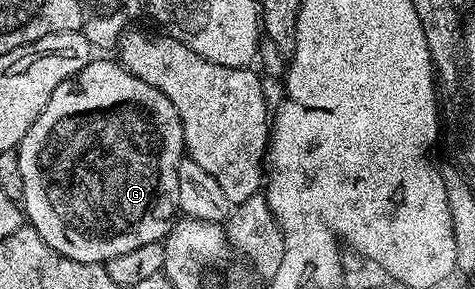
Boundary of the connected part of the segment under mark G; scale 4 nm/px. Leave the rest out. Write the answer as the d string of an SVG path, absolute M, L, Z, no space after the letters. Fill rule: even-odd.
M91 60L90 64L84 66L69 81L60 83L60 87L56 87L56 91L52 91L52 99L48 99L48 103L36 119L36 123L32 123L32 127L24 135L22 142L16 146L24 179L24 195L21 204L24 206L25 220L28 222L29 228L35 229L40 235L40 239L44 239L44 243L48 243L48 247L60 251L60 255L64 255L68 259L76 259L80 263L92 263L93 265L105 263L116 255L124 255L127 251L133 251L135 247L144 247L144 243L162 241L180 213L178 168L184 159L185 147L182 120L176 107L172 107L172 103L165 95L156 91L156 87L144 83L144 79L129 73L117 60Z

